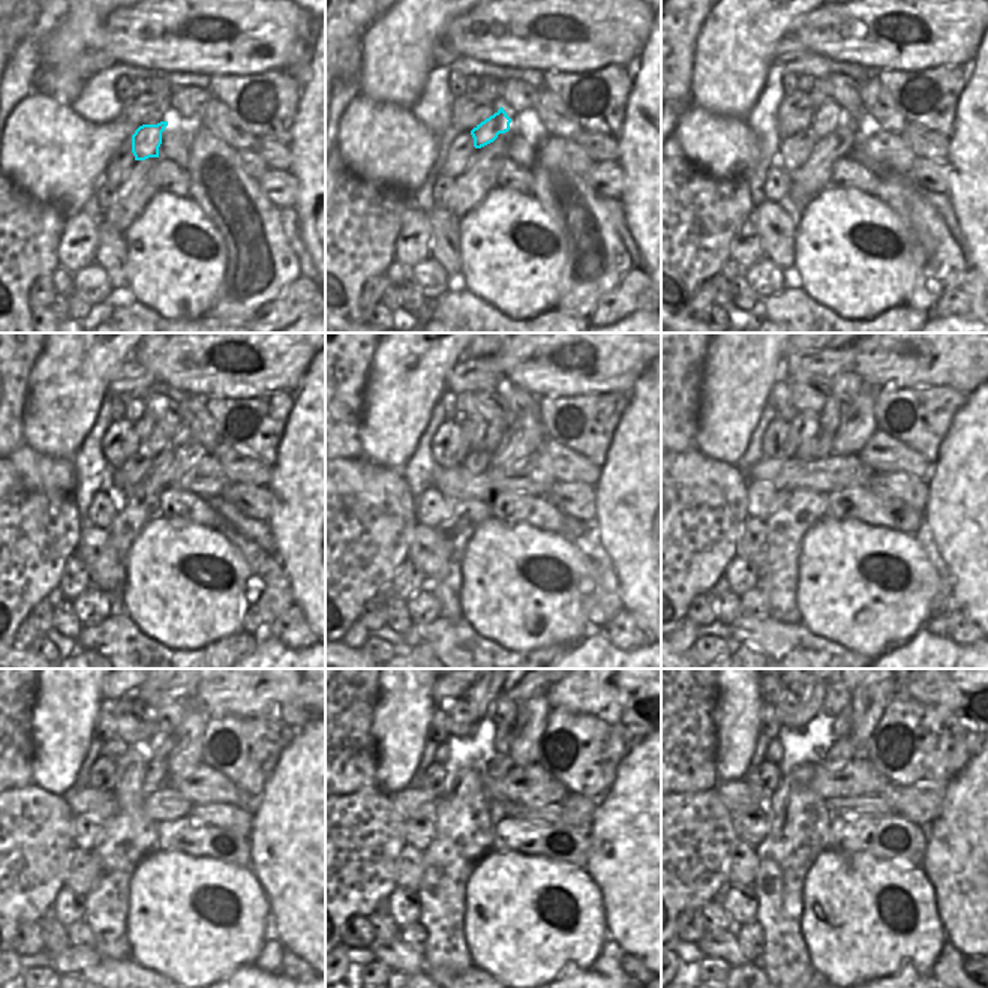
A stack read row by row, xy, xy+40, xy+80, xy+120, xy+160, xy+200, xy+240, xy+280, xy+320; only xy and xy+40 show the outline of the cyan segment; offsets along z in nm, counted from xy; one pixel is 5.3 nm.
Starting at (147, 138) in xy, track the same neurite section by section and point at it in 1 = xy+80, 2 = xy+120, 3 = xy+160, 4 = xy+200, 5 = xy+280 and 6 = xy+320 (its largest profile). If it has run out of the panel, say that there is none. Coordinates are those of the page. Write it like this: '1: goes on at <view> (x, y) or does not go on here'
1: goes on at xy+80 (826, 117)
2: goes on at xy+120 (152, 447)
3: goes on at xy+160 (491, 443)
4: goes on at xy+200 (829, 419)
5: goes on at xy+280 (488, 739)
6: goes on at xy+320 (811, 744)

